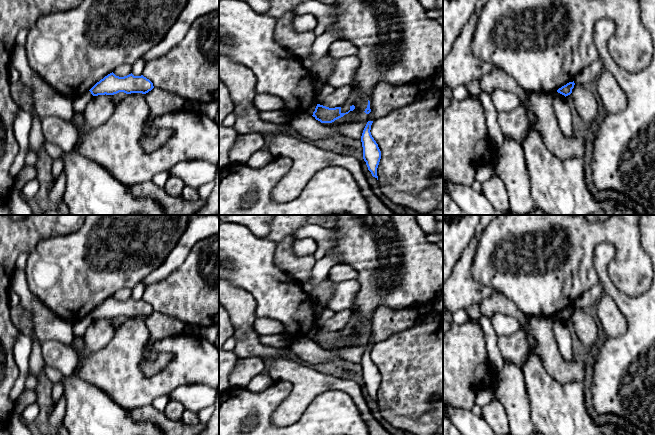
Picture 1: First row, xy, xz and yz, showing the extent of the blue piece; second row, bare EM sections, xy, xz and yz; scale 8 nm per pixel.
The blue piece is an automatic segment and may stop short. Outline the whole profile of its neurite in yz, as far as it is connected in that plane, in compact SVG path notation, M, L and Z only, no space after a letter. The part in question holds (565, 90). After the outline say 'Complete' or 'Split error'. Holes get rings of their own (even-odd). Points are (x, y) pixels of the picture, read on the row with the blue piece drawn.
M574 81L573 82L569 82L566 85L562 86L561 88L559 88L557 90L558 93L564 95L565 97L570 95L572 93L572 89L574 88Z. Complete

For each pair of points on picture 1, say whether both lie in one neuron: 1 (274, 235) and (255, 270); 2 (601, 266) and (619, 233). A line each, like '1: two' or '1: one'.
1: two
2: two

